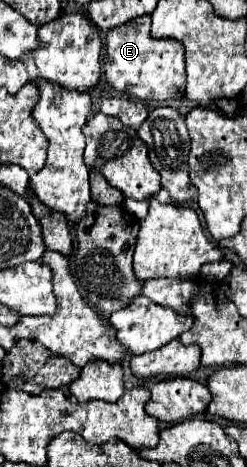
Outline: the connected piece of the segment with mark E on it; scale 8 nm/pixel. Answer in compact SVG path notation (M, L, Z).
M151 16L133 18L107 34L105 76L109 84L137 100L177 102L185 96L185 50L173 38L151 38Z

